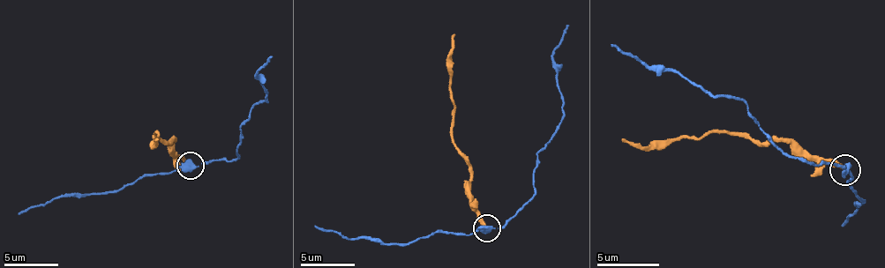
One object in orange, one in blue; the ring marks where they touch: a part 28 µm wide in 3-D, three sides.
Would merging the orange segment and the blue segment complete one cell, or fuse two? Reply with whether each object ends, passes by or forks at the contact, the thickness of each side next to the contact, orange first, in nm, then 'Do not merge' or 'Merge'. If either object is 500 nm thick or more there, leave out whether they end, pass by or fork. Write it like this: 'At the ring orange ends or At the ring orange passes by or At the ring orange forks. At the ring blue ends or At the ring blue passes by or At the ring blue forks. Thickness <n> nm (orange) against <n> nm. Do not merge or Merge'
Thickness 280 nm (orange) against 500 nm. Do not merge

